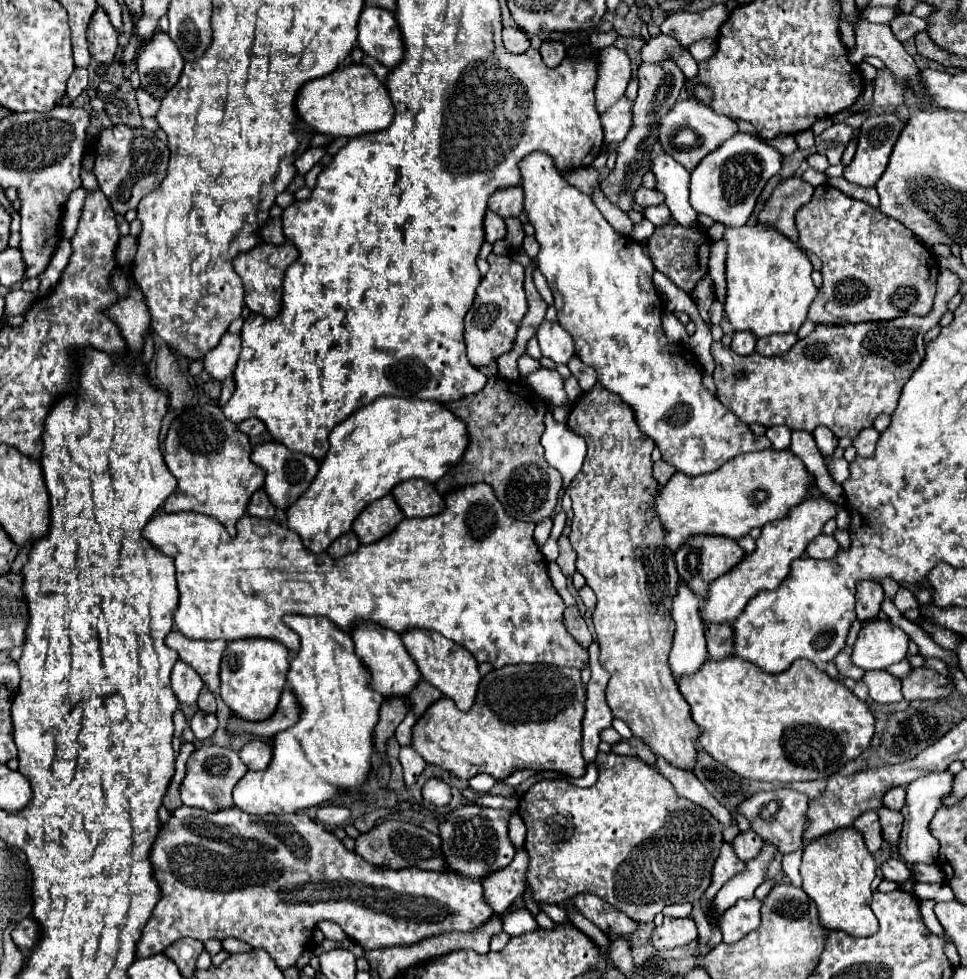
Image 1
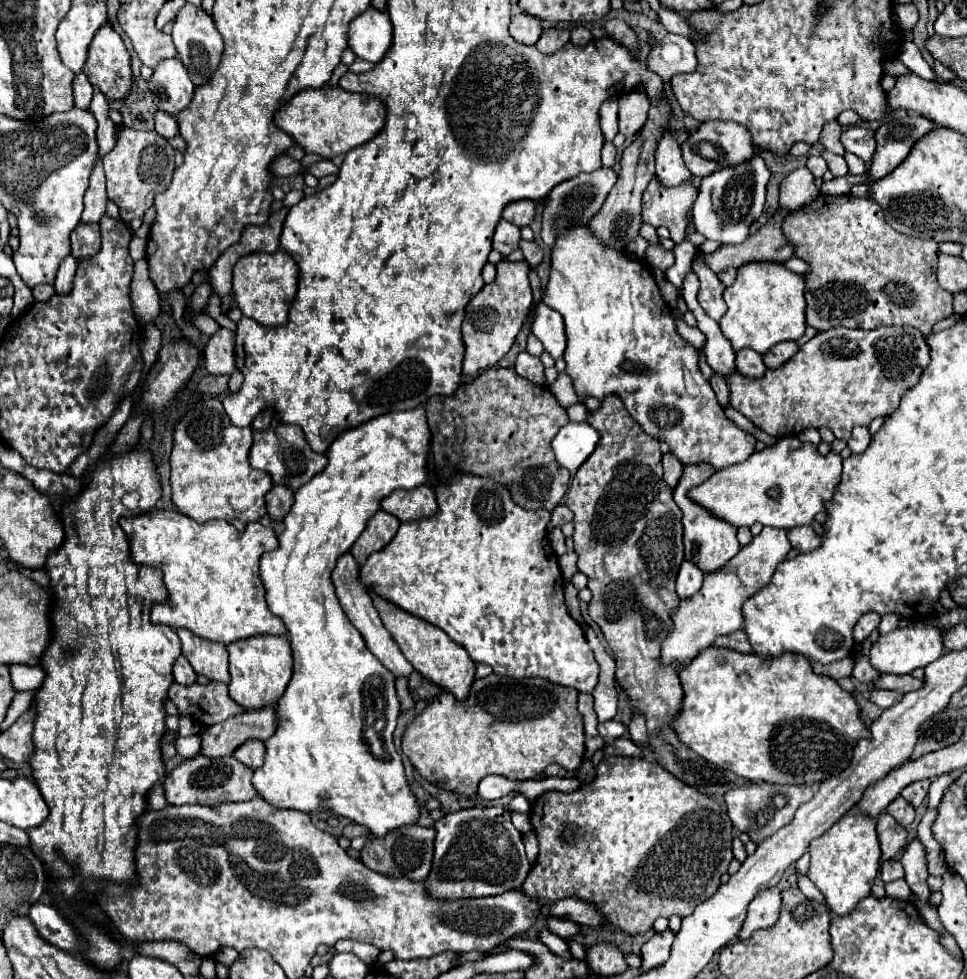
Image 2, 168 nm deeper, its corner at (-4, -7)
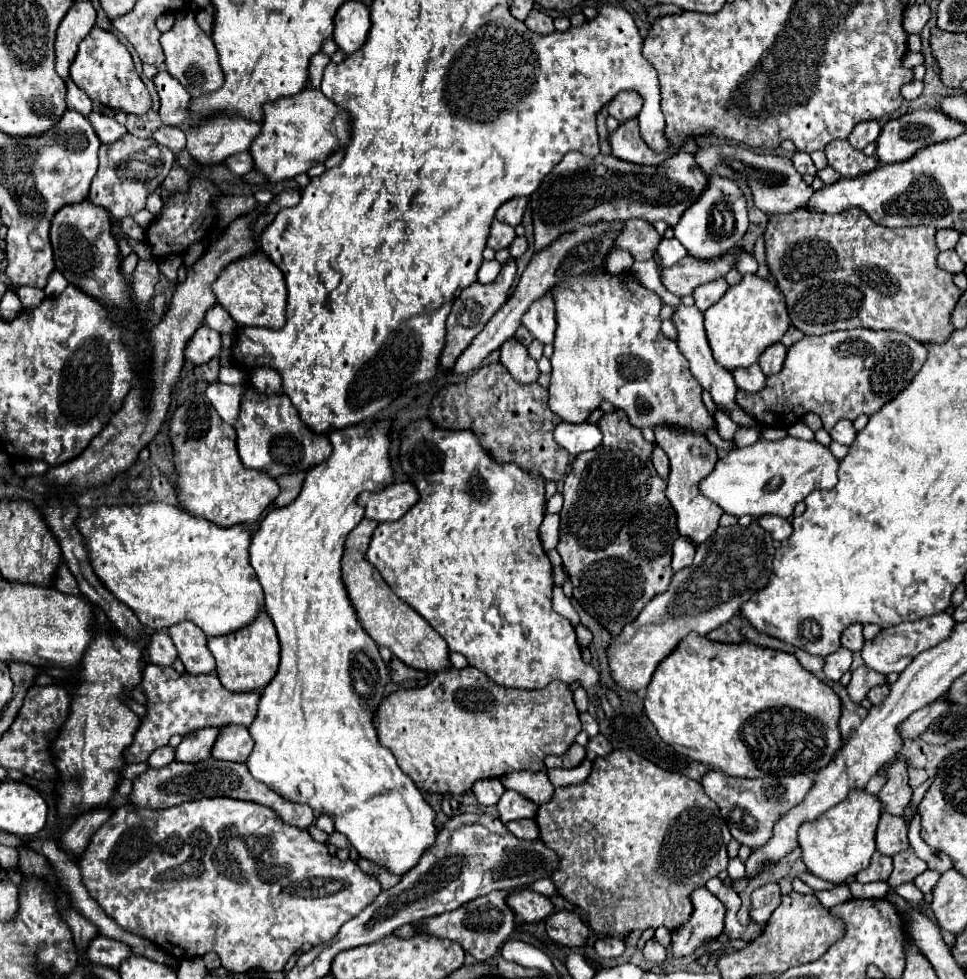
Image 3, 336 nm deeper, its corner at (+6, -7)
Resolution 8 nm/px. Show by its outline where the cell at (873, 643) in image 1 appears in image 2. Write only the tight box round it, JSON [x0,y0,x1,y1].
[870,624,946,674]

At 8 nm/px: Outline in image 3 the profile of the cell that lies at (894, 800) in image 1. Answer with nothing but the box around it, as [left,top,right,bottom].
[908,768,928,788]

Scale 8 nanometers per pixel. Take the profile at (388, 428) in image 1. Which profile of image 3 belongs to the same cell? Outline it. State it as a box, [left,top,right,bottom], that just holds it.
[246,418,436,876]

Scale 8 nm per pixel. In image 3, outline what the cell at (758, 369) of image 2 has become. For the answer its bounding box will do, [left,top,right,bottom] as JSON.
[734,366,766,394]

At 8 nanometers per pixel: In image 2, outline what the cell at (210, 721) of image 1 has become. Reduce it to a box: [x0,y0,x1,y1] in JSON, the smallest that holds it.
[174,736,200,758]

